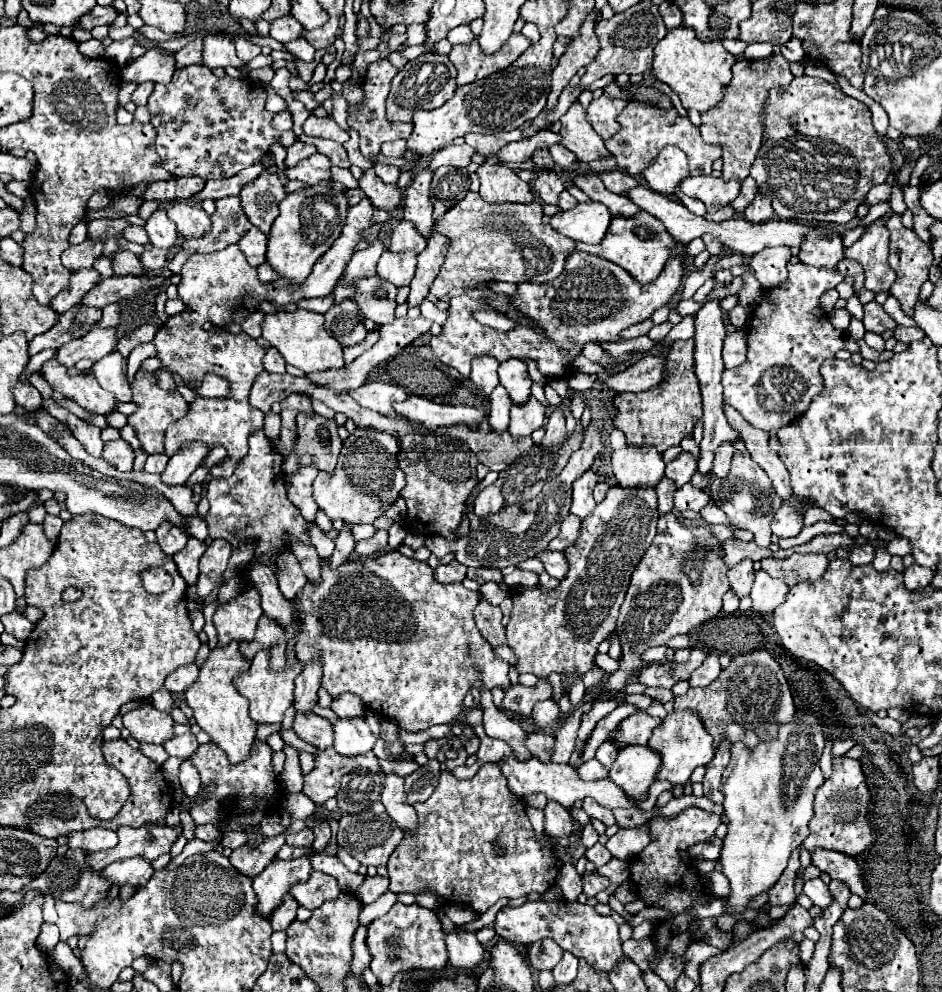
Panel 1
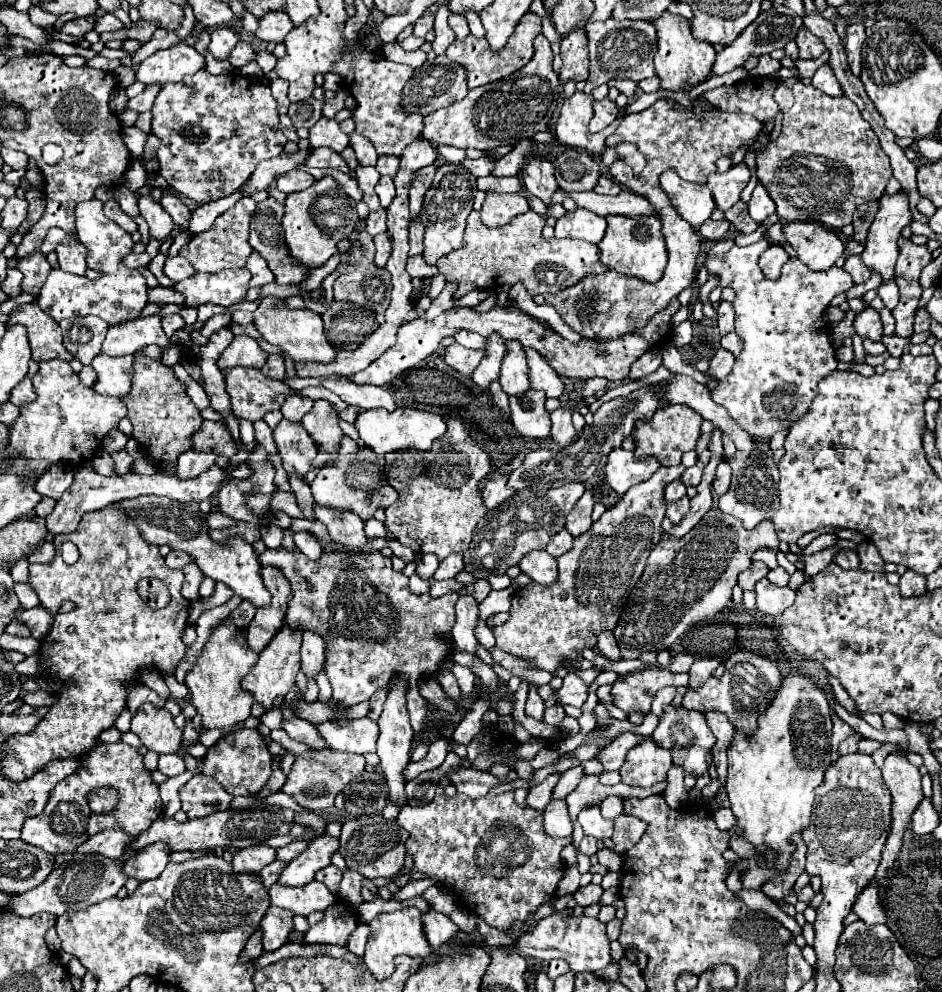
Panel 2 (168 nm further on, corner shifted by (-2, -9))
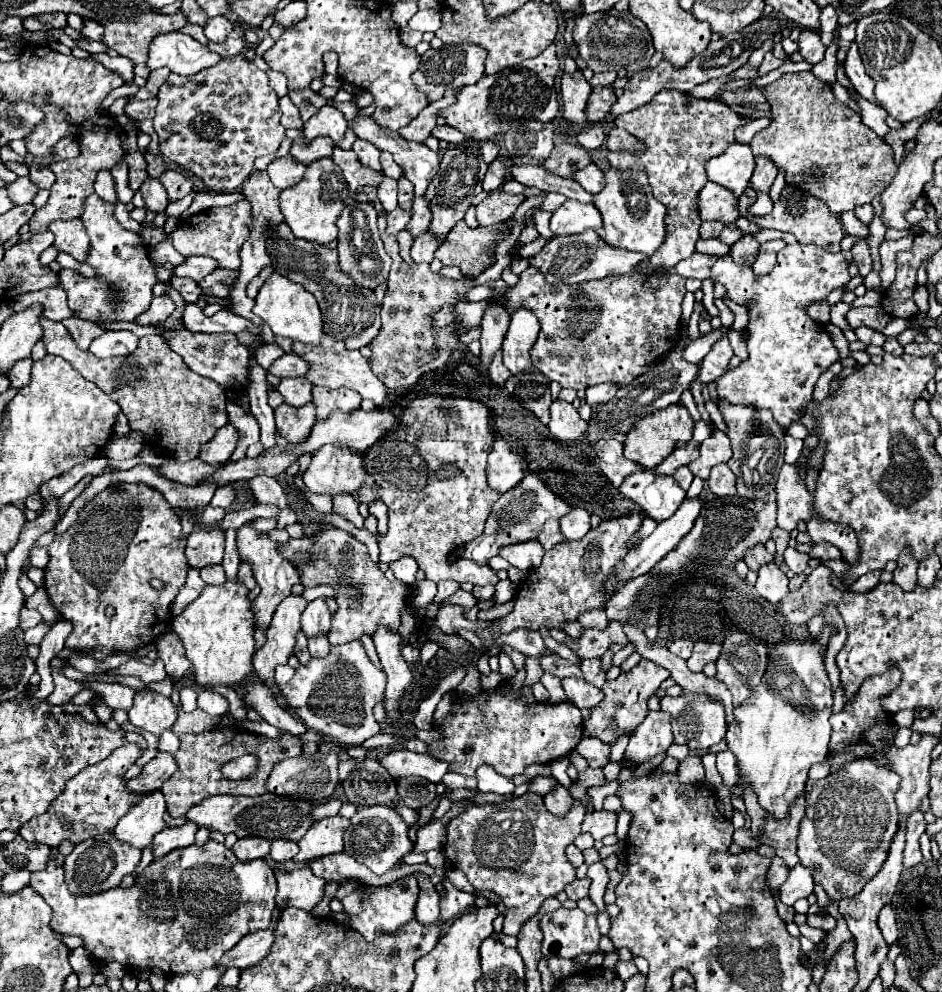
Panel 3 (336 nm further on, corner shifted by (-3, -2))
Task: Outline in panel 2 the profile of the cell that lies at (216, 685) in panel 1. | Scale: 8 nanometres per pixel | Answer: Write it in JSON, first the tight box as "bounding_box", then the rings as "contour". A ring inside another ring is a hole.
{"bounding_box":[184,621,258,735],"contour":[[[222,621],[210,635],[202,655],[196,659],[192,671],[186,675],[184,681],[190,689],[190,703],[202,717],[202,727],[206,731],[222,729],[226,731],[226,735],[250,717],[252,695],[240,689],[240,681],[250,673],[250,669],[254,669],[258,661],[258,655],[246,645],[244,633],[236,635],[236,629],[238,627],[234,623]]]}

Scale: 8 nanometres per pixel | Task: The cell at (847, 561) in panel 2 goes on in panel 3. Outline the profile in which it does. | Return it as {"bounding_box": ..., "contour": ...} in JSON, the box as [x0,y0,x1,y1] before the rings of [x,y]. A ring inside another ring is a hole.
{"bounding_box":[809,542,841,562],"contour":[[[819,542],[819,544],[813,544],[809,556],[827,562],[827,560],[835,560],[835,558],[839,558],[841,552],[839,552],[833,544],[829,544],[829,542]]]}

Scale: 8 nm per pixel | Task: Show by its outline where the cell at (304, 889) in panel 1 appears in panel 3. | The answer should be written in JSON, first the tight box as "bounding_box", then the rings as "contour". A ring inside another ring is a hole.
{"bounding_box":[275,860,325,912],"contour":[[[293,860],[281,862],[275,870],[277,878],[277,906],[279,908],[301,908],[311,912],[323,898],[325,882],[315,876],[309,866],[299,866]]]}

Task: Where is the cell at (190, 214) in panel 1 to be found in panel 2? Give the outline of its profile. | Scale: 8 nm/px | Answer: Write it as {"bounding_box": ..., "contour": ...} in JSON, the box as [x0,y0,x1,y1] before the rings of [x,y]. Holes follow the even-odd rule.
{"bounding_box":[160,191,190,227],"contour":[[[166,191],[164,193],[164,197],[162,197],[162,201],[160,201],[160,205],[164,207],[164,211],[174,219],[174,223],[178,225],[178,227],[186,227],[188,225],[188,221],[190,221],[190,209],[176,197],[176,195],[172,195],[170,191]]]}

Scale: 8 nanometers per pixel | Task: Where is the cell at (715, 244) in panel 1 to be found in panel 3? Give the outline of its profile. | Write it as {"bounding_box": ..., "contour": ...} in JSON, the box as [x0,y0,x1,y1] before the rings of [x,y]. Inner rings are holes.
{"bounding_box":[719,226,743,246],"contour":[[[725,226],[723,232],[719,234],[719,240],[721,240],[723,244],[729,244],[729,246],[731,246],[731,244],[735,244],[741,236],[743,236],[743,232],[741,232],[739,228],[727,228],[727,226]]]}

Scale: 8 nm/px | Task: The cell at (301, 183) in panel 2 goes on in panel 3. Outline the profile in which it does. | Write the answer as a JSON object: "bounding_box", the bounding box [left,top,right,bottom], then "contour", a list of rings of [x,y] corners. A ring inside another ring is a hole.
{"bounding_box":[267,156,305,190],"contour":[[[291,156],[277,158],[267,166],[267,174],[271,182],[281,190],[297,184],[303,178],[303,172],[305,172],[305,166],[301,162],[295,162]]]}

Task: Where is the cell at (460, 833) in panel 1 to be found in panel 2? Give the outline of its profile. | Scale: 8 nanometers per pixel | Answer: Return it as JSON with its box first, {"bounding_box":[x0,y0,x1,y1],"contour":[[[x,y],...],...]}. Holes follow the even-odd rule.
{"bounding_box":[394,791,572,931],"contour":[[[504,791],[504,793],[500,793],[500,795],[480,797],[480,799],[470,799],[470,797],[462,795],[462,793],[458,793],[458,795],[454,795],[454,797],[436,795],[428,805],[422,805],[422,807],[404,805],[402,811],[400,811],[400,815],[398,815],[396,819],[398,819],[398,825],[402,825],[402,827],[410,833],[410,837],[408,837],[408,841],[406,841],[406,855],[410,855],[410,857],[414,859],[414,865],[412,865],[406,873],[400,873],[400,875],[394,879],[394,883],[396,883],[398,887],[404,887],[404,885],[408,885],[408,883],[412,881],[412,877],[410,877],[412,873],[424,873],[424,875],[428,875],[428,879],[432,879],[432,881],[444,885],[446,889],[450,889],[450,891],[460,899],[460,907],[462,907],[462,909],[466,909],[466,911],[482,917],[488,925],[492,925],[492,927],[496,927],[496,929],[502,929],[502,931],[506,931],[516,919],[522,919],[522,921],[524,921],[528,913],[536,911],[538,905],[548,903],[548,901],[556,895],[556,885],[558,885],[558,881],[560,881],[562,875],[564,875],[564,863],[560,861],[560,851],[562,851],[564,845],[572,843],[572,837],[566,837],[566,839],[552,839],[552,837],[548,837],[546,831],[544,831],[544,827],[542,827],[542,815],[540,815],[538,811],[530,809],[530,807],[518,807],[518,805],[514,803],[514,793],[512,793],[512,791]]]}

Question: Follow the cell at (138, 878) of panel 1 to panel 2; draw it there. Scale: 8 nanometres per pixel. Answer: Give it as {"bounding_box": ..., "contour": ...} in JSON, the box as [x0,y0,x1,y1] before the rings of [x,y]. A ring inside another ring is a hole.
{"bounding_box":[124,843,170,883],"contour":[[[164,843],[148,845],[146,849],[142,849],[140,855],[126,861],[126,865],[124,865],[126,877],[134,877],[138,883],[156,879],[168,863],[168,853],[170,853],[170,849]]]}

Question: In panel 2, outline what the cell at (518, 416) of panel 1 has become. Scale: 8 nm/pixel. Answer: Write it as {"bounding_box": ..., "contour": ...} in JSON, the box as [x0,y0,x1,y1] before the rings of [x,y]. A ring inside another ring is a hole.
{"bounding_box":[510,389,550,439],"contour":[[[530,389],[520,397],[510,397],[512,425],[524,437],[544,439],[550,435],[550,413],[544,409],[546,395]]]}

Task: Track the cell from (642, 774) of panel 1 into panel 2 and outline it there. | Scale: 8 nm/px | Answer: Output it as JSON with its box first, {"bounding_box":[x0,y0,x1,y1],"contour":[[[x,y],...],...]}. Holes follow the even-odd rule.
{"bounding_box":[620,739,672,787],"contour":[[[652,739],[636,745],[626,755],[626,761],[620,769],[622,783],[638,785],[638,787],[652,787],[666,779],[668,769],[672,767],[670,751],[658,747]]]}

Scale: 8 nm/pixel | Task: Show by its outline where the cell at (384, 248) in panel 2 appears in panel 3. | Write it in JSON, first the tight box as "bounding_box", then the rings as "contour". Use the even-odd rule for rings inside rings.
{"bounding_box":[387,208,411,234],"contour":[[[395,208],[393,212],[389,212],[387,216],[387,232],[389,234],[397,234],[401,230],[405,230],[405,226],[411,220],[411,210],[403,210],[403,208]]]}

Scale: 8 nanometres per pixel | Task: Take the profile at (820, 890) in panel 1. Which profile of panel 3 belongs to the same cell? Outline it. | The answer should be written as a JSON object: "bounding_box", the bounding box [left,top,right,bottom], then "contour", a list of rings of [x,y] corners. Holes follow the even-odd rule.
{"bounding_box":[781,864,813,906],"contour":[[[797,864],[789,868],[789,876],[781,886],[781,902],[785,906],[793,906],[799,898],[807,898],[813,892],[813,878],[811,870]]]}

